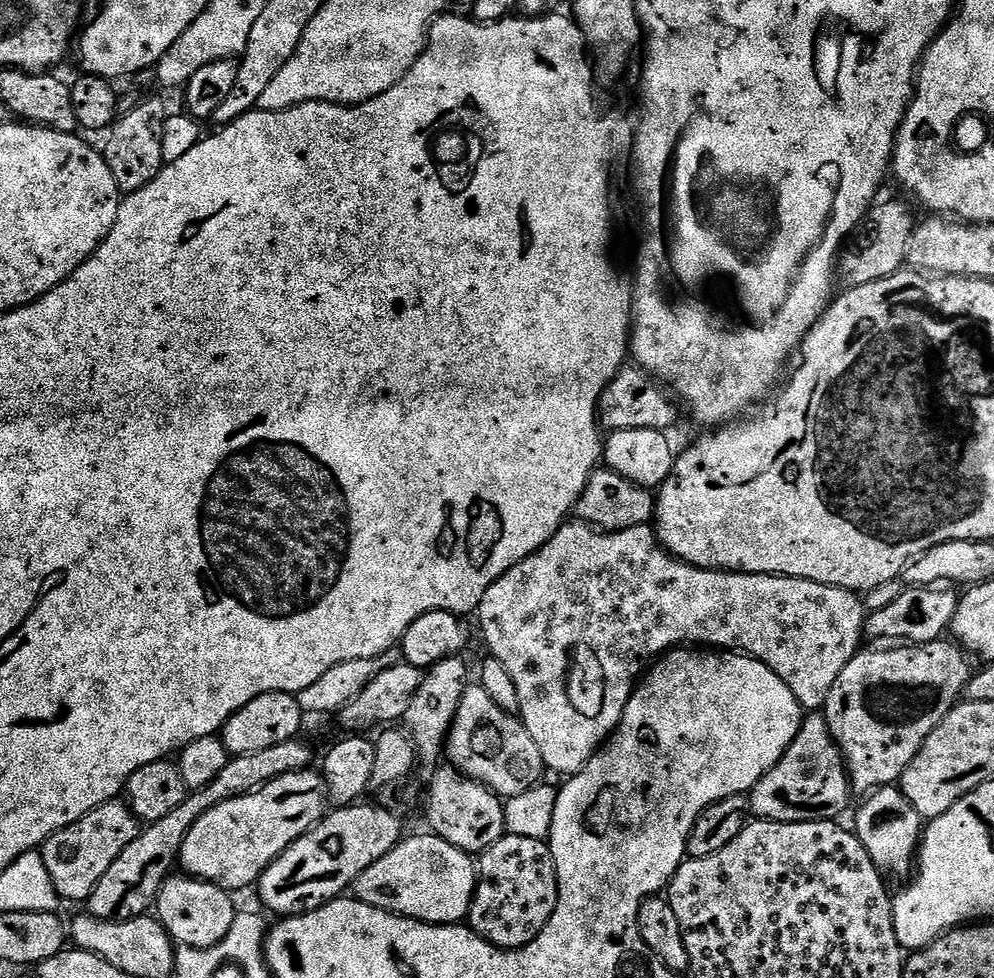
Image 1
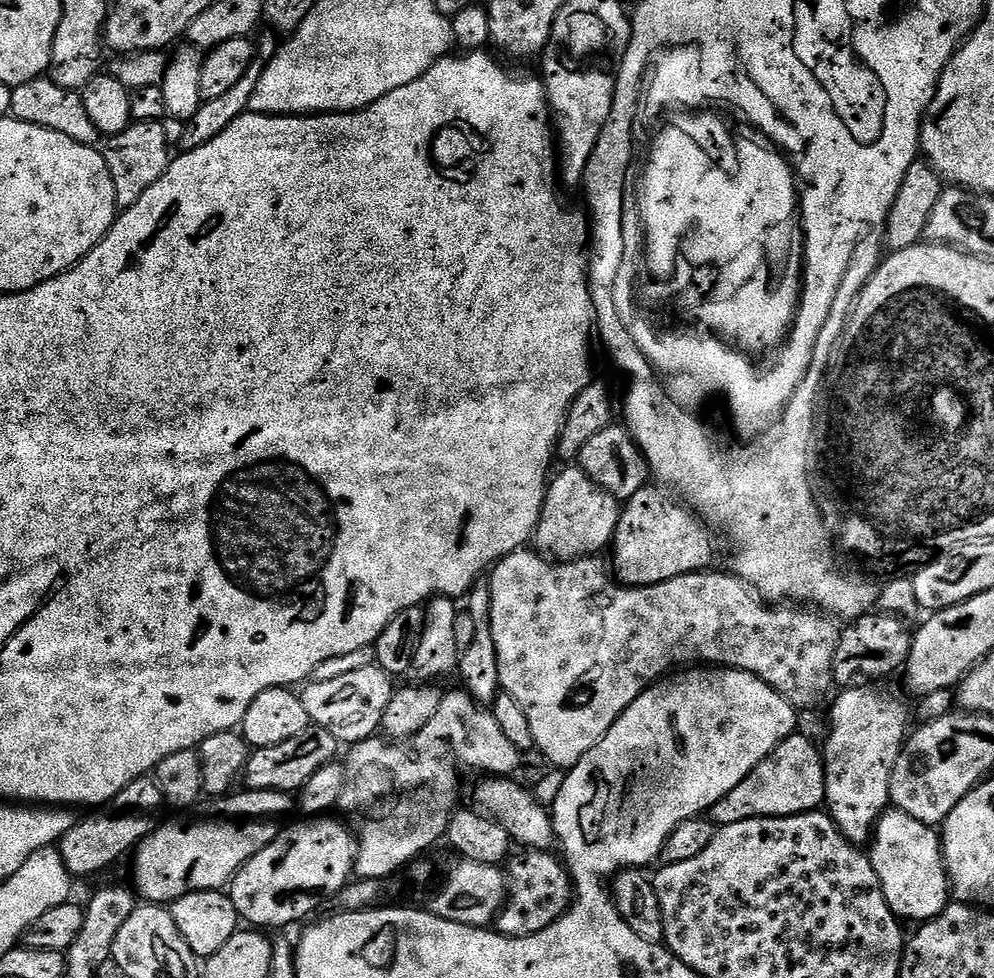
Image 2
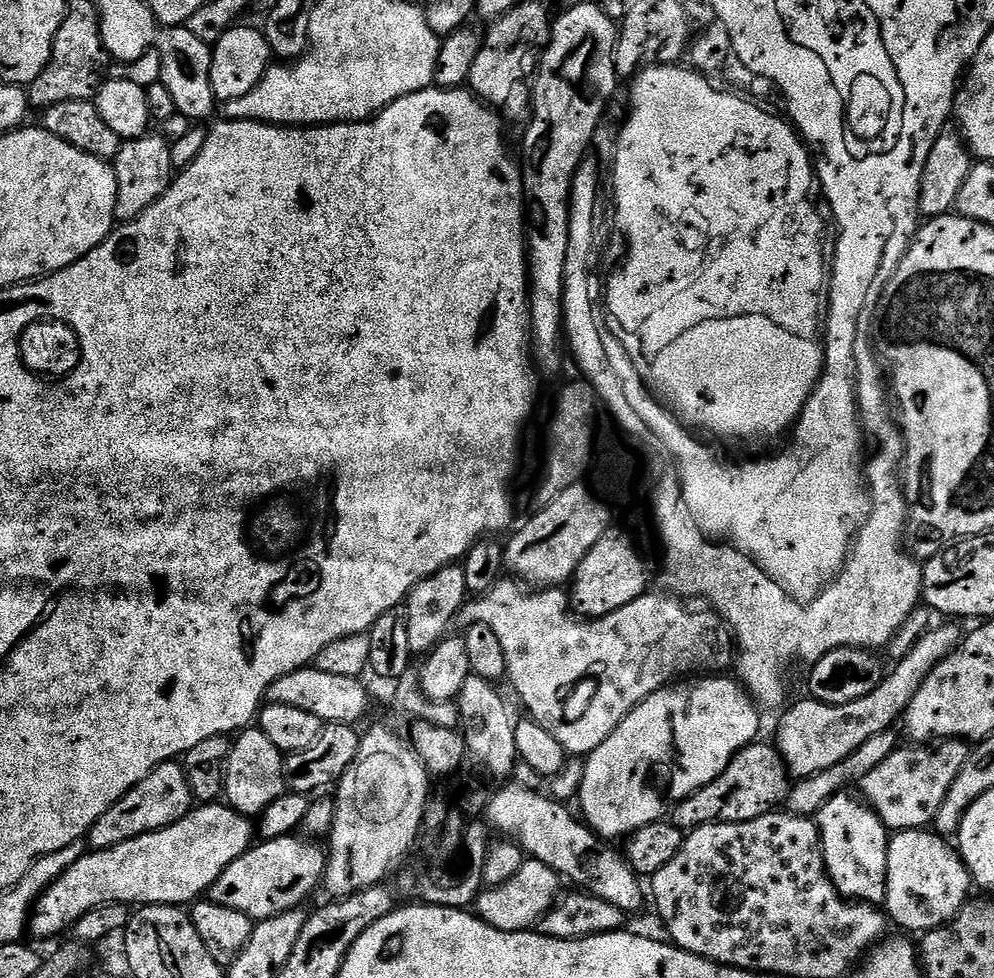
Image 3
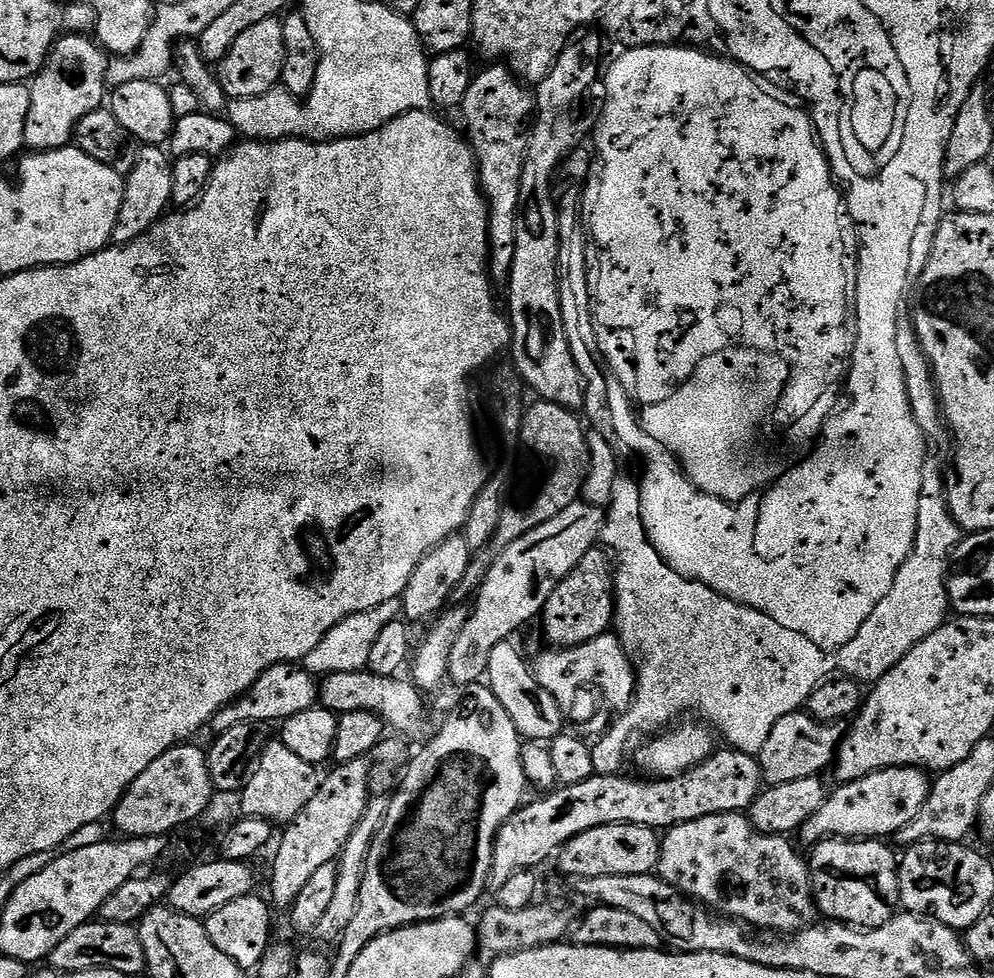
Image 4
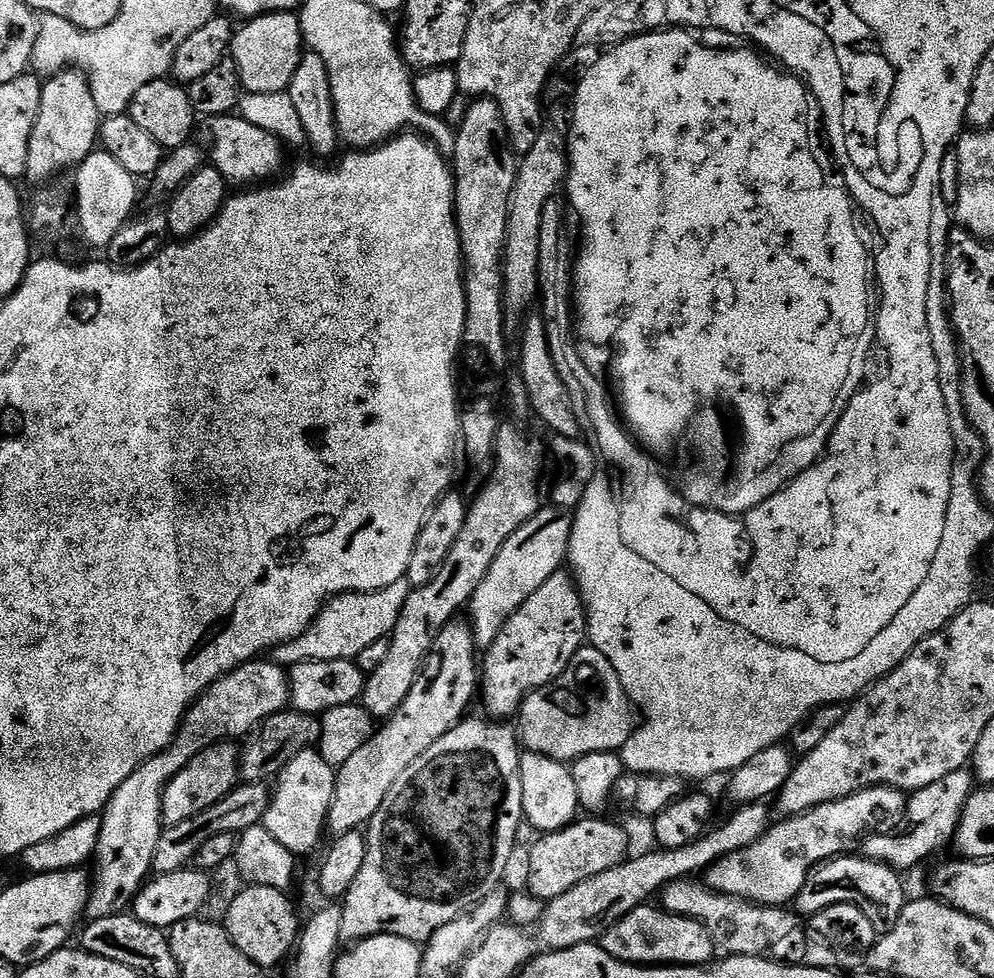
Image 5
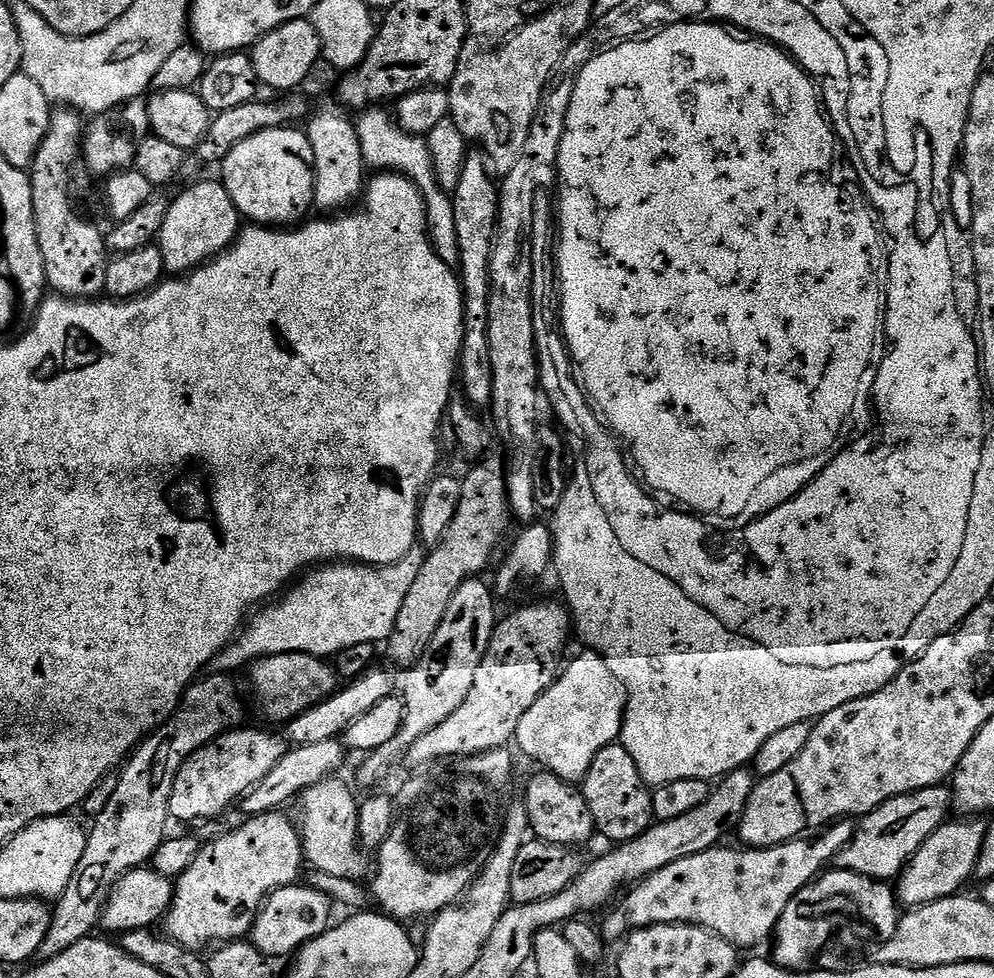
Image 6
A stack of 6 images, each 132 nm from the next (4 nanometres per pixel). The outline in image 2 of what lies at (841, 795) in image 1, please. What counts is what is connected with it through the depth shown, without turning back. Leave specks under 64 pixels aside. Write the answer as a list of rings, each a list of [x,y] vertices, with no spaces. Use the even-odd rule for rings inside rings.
[[[793,734],[788,736],[771,752],[726,798],[722,798],[710,809],[713,824],[723,826],[734,822],[746,822],[750,818],[770,818],[771,816],[801,816],[804,812],[815,812],[824,804],[826,794],[826,770],[824,769],[824,753],[819,743],[815,744],[808,736]]]

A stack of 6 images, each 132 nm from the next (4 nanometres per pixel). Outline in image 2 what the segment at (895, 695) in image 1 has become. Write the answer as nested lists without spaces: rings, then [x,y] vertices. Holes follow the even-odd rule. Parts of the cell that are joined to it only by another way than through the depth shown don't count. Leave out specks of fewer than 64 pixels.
[[[853,686],[839,694],[841,696],[833,702],[832,713],[828,716],[828,741],[822,744],[826,770],[824,804],[841,834],[851,844],[864,846],[871,841],[880,815],[890,807],[890,778],[894,774],[894,766],[898,766],[904,742],[910,735],[910,704],[892,692],[883,692],[880,686]]]

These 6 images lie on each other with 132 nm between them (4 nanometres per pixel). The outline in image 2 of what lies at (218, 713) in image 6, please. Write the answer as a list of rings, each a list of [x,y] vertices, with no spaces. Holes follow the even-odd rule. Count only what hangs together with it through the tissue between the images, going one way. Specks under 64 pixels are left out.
[[[371,664],[362,670],[341,674],[339,678],[330,678],[330,682],[312,680],[299,689],[298,695],[315,727],[330,730],[341,745],[351,746],[375,737],[381,731],[382,714],[386,714],[386,706],[390,706],[393,691],[393,677]]]

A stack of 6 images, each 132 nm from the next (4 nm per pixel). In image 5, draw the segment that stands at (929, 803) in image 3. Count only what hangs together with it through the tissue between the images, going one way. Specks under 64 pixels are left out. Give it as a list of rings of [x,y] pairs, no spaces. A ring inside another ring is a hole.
[[[867,788],[861,792],[850,794],[841,800],[826,802],[822,806],[814,806],[801,816],[790,816],[773,823],[766,835],[761,840],[755,840],[747,845],[742,852],[729,852],[727,856],[713,860],[706,869],[708,875],[707,887],[717,894],[736,896],[740,900],[750,900],[761,906],[788,906],[795,901],[802,890],[806,878],[812,873],[813,868],[837,856],[842,856],[853,851],[852,848],[873,834],[892,834],[904,822],[904,809],[906,807],[905,793],[899,788]]]

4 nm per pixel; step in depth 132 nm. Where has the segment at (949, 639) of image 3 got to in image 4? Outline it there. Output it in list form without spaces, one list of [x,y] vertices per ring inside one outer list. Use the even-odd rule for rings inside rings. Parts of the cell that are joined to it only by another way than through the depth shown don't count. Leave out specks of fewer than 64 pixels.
[[[807,711],[791,712],[786,718],[778,718],[766,746],[758,754],[760,774],[765,785],[794,782],[794,778],[820,776],[823,768],[833,763],[839,748],[842,732],[835,723],[815,720]]]

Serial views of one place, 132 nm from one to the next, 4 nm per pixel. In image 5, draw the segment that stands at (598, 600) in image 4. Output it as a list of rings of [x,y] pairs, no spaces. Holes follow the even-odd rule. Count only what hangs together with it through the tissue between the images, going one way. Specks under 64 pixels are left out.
[[[561,570],[554,573],[550,578],[546,578],[546,582],[542,582],[542,586],[538,586],[538,590],[534,590],[534,594],[530,594],[530,598],[526,598],[526,602],[522,602],[522,606],[518,606],[518,610],[512,617],[504,623],[500,633],[494,642],[487,645],[485,654],[482,656],[482,696],[484,692],[484,708],[489,717],[495,718],[497,721],[504,722],[509,718],[507,716],[515,717],[519,713],[520,708],[523,705],[524,697],[531,694],[531,692],[539,690],[539,688],[547,686],[547,684],[552,684],[559,681],[559,678],[570,665],[573,663],[576,652],[580,649],[581,645],[585,643],[586,640],[586,617],[584,615],[584,603],[580,597],[580,592],[576,588],[576,582],[572,579],[571,575],[567,571]]]

